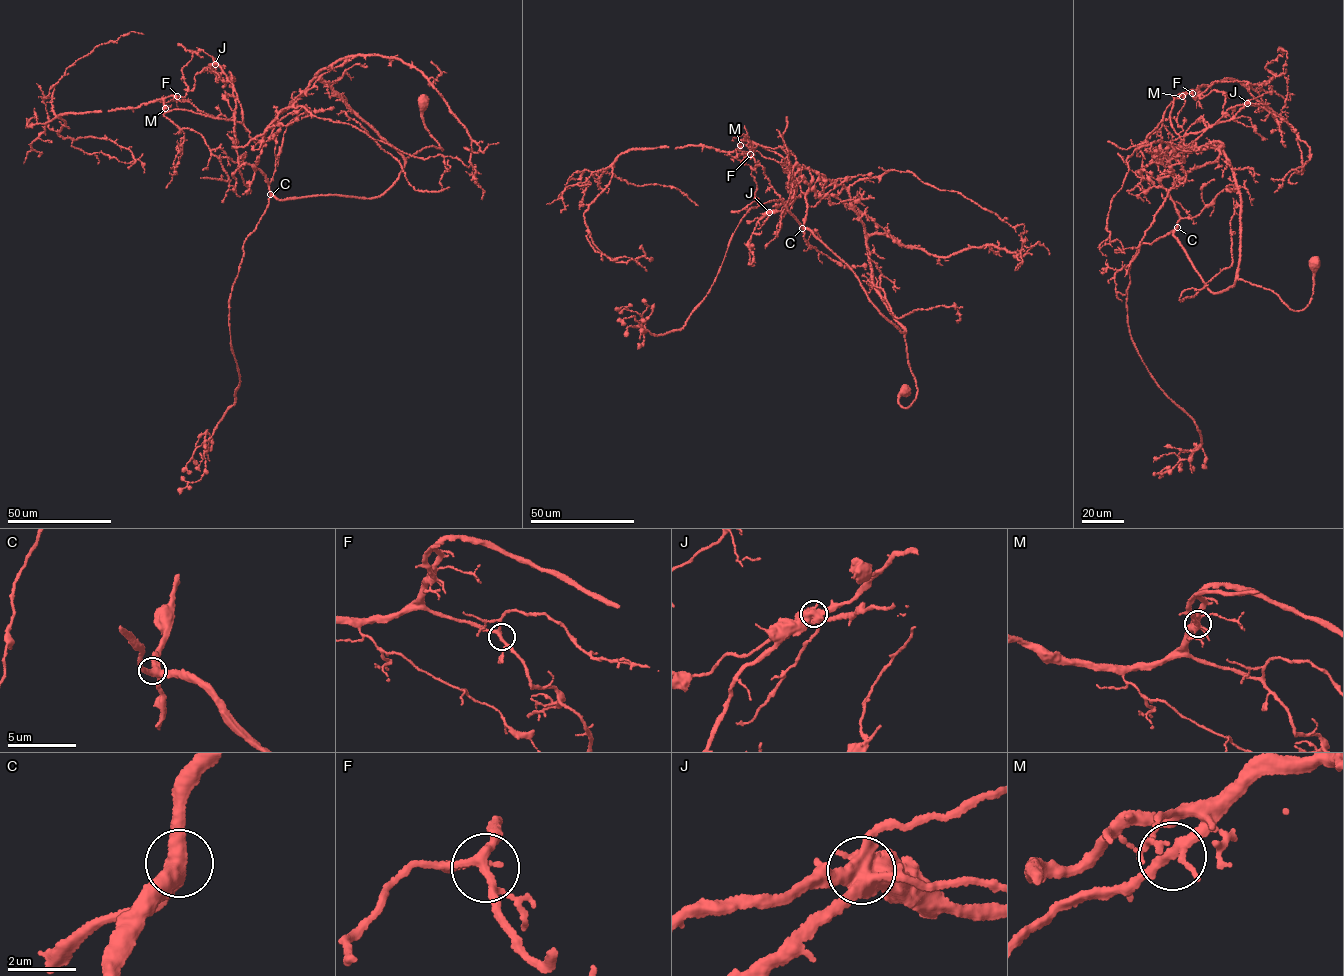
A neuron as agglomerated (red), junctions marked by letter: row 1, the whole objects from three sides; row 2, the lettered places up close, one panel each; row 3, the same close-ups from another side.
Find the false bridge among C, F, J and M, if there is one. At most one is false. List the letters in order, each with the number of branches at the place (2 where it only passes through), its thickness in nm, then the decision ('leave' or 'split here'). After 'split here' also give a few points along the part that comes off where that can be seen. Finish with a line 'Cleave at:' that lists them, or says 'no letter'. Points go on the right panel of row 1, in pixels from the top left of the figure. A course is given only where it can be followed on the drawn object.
C: 3 branches meet; 460 nm thick; leave
F: 4 branches meet; 240 nm thick; leave
J: 5 branches meet; 650 nm thick; split here; foreign part runs (1247, 103), (1186, 146), (1179, 135), (1187, 93), (1225, 78), (1239, 82), (1309, 147), (1310, 159), (1274, 192)
M: 3 branches meet; 240 nm thick; leave
Cleave at: J

